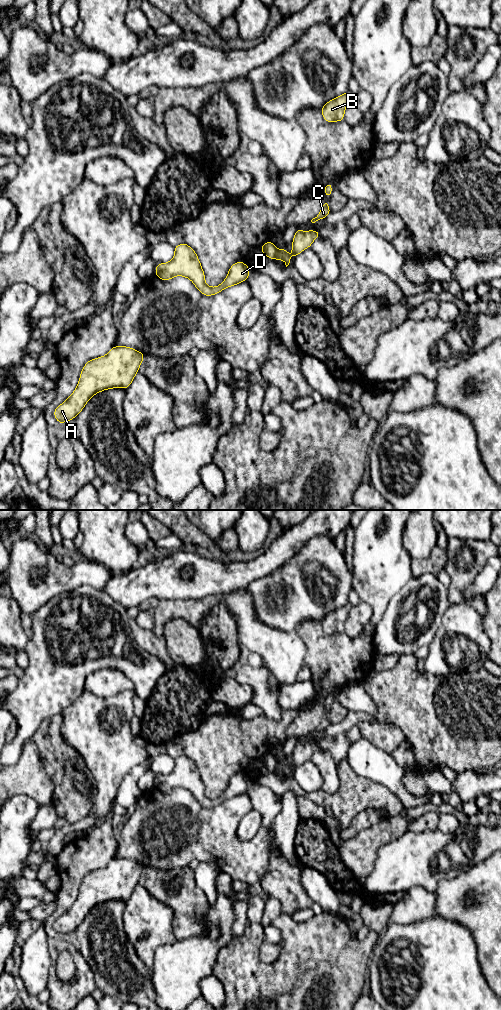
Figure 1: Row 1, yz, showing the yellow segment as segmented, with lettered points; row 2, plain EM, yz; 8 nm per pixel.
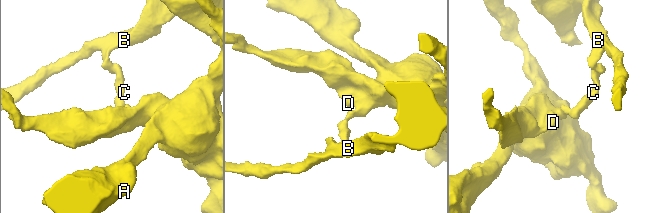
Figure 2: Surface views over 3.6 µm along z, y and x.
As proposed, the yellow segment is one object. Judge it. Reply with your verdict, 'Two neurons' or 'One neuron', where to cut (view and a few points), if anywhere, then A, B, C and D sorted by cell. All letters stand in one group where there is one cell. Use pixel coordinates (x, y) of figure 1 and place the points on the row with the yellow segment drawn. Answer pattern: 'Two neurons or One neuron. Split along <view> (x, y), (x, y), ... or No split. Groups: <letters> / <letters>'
Two neurons. Split along yz (277, 250), (274, 258). Groups: A D / B C

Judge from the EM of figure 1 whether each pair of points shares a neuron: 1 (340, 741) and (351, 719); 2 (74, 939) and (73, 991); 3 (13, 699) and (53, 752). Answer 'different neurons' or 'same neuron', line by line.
1: different neurons
2: different neurons
3: different neurons

